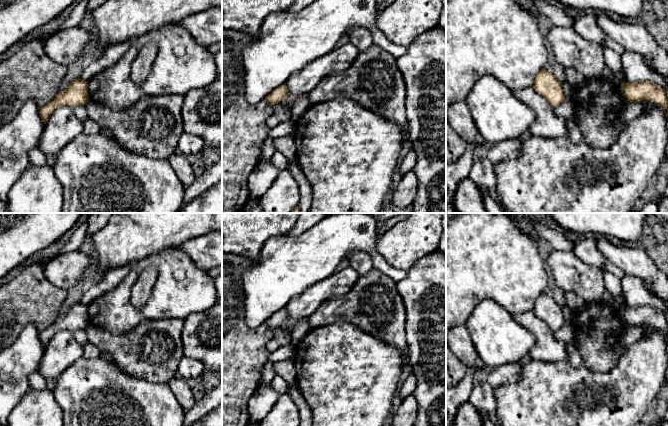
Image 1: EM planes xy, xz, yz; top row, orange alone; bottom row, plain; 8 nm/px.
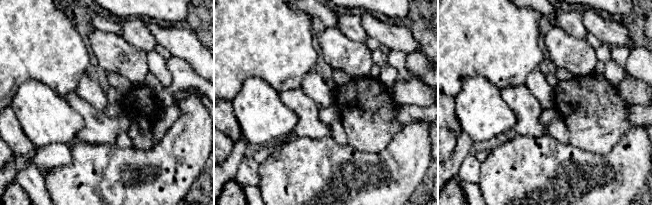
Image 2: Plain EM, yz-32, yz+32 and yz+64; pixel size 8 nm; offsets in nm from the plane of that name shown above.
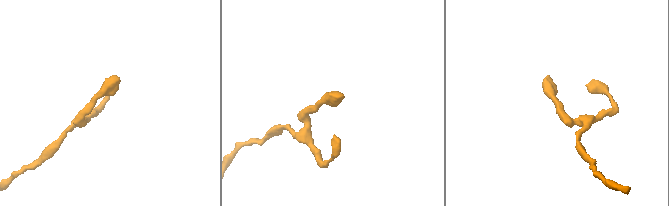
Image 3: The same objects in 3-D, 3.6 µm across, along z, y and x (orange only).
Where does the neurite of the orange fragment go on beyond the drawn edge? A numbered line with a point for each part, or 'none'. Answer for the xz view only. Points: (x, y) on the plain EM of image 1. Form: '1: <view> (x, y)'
none

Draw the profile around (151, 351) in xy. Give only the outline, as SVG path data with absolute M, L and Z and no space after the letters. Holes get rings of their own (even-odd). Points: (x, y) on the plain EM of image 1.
M177 318L144 320L131 331L122 335L111 334L100 327L85 328L88 341L101 352L112 356L117 365L127 374L151 383L168 383L178 375L178 365L183 354L181 332L183 320Z

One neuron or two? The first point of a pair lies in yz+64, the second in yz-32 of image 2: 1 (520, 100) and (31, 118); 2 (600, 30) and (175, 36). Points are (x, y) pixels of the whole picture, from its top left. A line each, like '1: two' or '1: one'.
1: two
2: one

